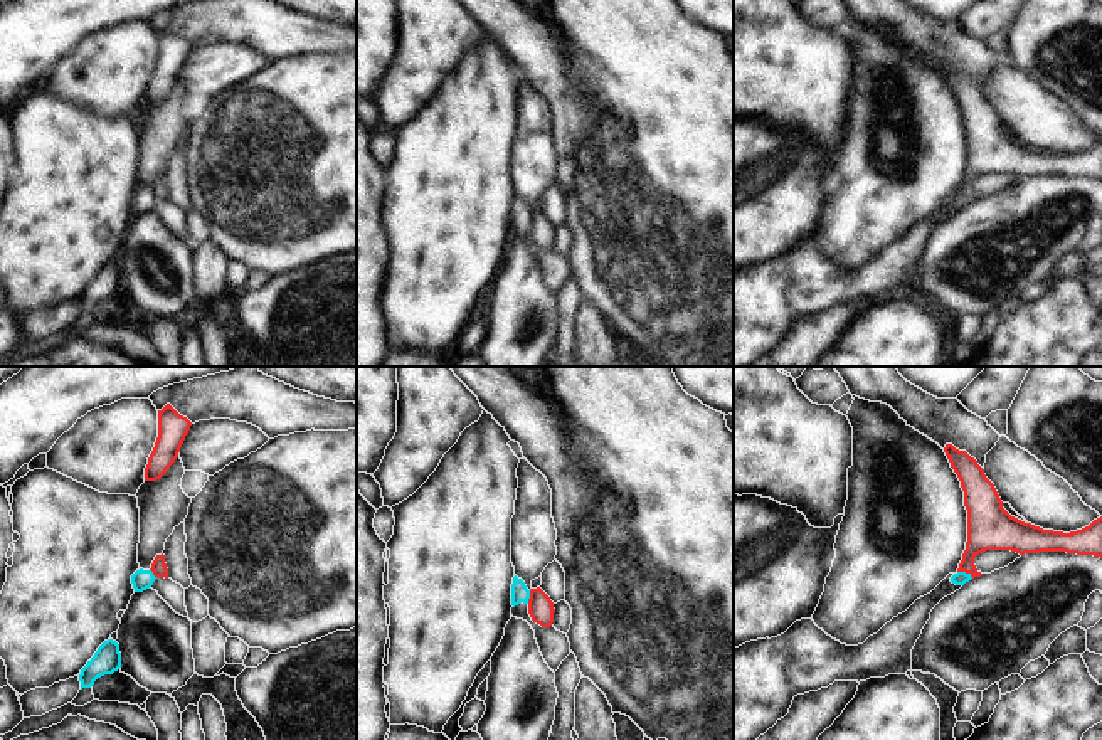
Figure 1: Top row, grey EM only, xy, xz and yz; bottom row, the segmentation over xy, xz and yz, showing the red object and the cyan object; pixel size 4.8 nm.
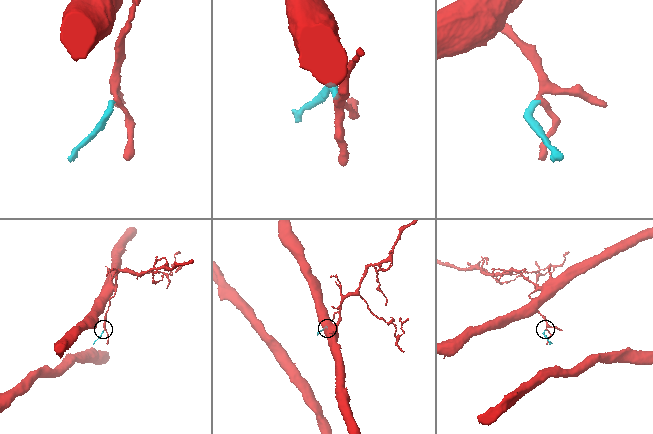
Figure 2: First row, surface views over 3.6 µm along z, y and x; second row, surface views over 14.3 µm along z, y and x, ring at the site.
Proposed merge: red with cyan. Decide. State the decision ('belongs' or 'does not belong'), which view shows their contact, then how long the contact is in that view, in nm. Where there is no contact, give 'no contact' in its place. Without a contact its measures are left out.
does not belong; meets red in yz; contact 90 nm long

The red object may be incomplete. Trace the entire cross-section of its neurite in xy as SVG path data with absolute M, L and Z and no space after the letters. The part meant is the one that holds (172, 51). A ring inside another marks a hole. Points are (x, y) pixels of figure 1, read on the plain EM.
M170 27L158 34L158 61L145 91L145 104L160 103L175 86L190 49Z

